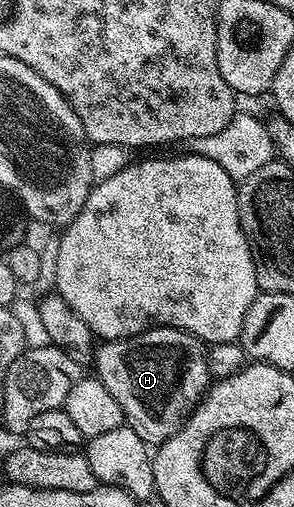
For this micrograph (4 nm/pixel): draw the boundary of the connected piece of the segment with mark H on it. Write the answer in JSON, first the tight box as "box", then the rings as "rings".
{"box":[95,329,214,447],"rings":[[[147,329],[133,337],[104,341],[95,350],[95,363],[95,376],[104,384],[106,391],[110,391],[114,399],[118,399],[118,407],[122,407],[126,424],[138,431],[138,435],[149,447],[160,446],[187,423],[188,416],[203,402],[205,393],[214,381],[212,372],[208,370],[208,349],[205,342],[182,329]]]}

